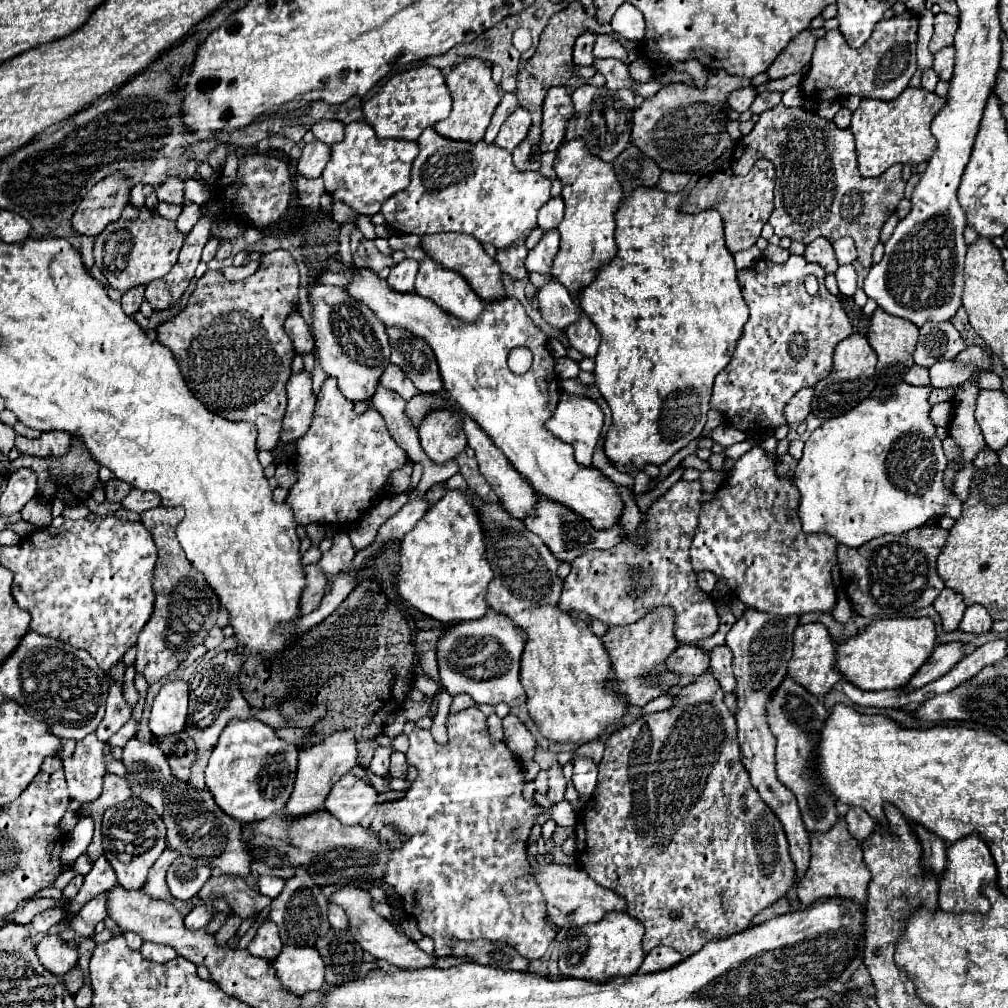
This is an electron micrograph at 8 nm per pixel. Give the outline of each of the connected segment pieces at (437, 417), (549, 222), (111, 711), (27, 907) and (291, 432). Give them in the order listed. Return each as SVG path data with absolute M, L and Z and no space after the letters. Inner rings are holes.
M452 408L432 410L418 426L418 436L424 452L434 462L454 460L466 448L462 416Z
M556 196L556 198L550 198L538 212L538 226L548 232L552 228L558 228L558 224L562 222L564 218L564 200L562 196Z
M112 682L108 704L106 704L106 716L96 730L96 736L100 738L100 742L108 742L108 738L116 734L130 720L130 716L132 716L132 708L122 696L122 686L118 682Z
M36 898L36 900L32 900L32 902L22 904L20 908L16 908L14 912L10 912L10 914L4 916L2 920L16 922L16 924L28 924L36 914L48 910L48 906L64 906L64 908L68 908L68 902L66 902L66 900L56 902L56 900L52 900L52 898Z
M304 370L292 374L288 380L288 408L282 422L282 442L296 442L304 430L310 428L314 416L316 396L312 392L312 378Z

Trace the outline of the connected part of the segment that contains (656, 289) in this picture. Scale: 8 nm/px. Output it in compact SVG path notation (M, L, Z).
M638 188L636 192L632 192L632 198L626 198L620 202L620 208L616 212L616 246L618 246L618 254L616 258L602 266L598 272L598 278L586 286L580 296L580 308L582 312L594 322L594 326L598 328L602 342L598 348L598 354L594 358L596 366L594 366L594 376L596 376L596 388L600 390L600 394L604 396L604 400L608 402L610 410L612 410L612 426L606 434L606 444L604 444L604 452L610 458L610 462L616 466L616 470L620 472L632 472L632 470L644 470L646 464L654 464L654 466L662 466L666 464L678 450L682 450L684 446L688 446L694 438L698 438L702 434L702 428L706 424L706 414L710 410L710 396L712 396L712 384L714 378L720 370L724 370L728 366L728 362L732 360L732 354L736 350L736 344L742 336L744 324L748 322L748 306L742 298L738 280L736 280L736 264L732 254L728 252L728 248L724 246L724 226L722 226L722 218L716 210L706 210L700 214L684 214L680 212L680 202L686 198L686 192L680 194L664 194L656 188Z

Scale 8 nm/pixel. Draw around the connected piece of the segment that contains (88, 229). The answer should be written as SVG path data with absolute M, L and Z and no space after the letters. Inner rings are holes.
M122 172L100 180L78 204L72 216L72 228L80 236L98 236L108 224L120 218L128 198L128 180Z

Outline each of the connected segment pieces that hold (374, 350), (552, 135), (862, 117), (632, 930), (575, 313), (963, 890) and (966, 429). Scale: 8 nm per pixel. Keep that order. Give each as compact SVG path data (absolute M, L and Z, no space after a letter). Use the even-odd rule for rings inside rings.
M314 284L310 288L310 304L314 308L312 318L316 332L316 356L322 364L322 370L340 382L340 390L350 402L370 402L380 374L384 372L384 356L386 366L390 364L386 324L380 322L368 306L356 302L346 288Z
M564 86L550 88L544 100L542 122L542 142L548 146L548 150L558 150L558 146L562 144L572 112L572 92Z
M906 88L898 98L890 102L864 98L860 106L852 112L850 124L856 140L860 174L864 178L876 178L894 164L916 166L920 162L926 162L926 158L932 156L936 144L930 132L930 122L942 106L944 100L934 92L926 92L924 88Z
M608 912L598 924L574 926L560 942L560 976L586 978L590 982L608 982L618 976L634 976L644 960L644 926L624 912Z
M550 280L538 290L538 308L542 318L558 330L564 330L566 326L576 322L576 318L580 318L580 310L574 298L556 280Z
M970 834L960 838L958 842L950 844L946 850L946 870L940 878L940 894L938 894L938 906L946 912L988 912L990 902L982 896L982 886L986 882L996 880L996 864L994 858L986 846L986 842L978 834Z
M968 380L966 384L956 388L954 396L954 418L948 430L956 444L962 448L962 462L972 462L974 456L986 446L984 436L980 434L980 428L974 420L978 392L980 388L976 386L976 380Z

